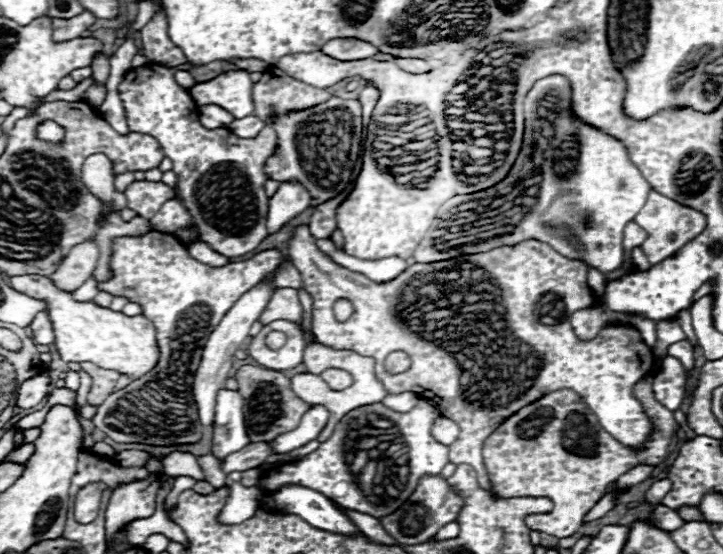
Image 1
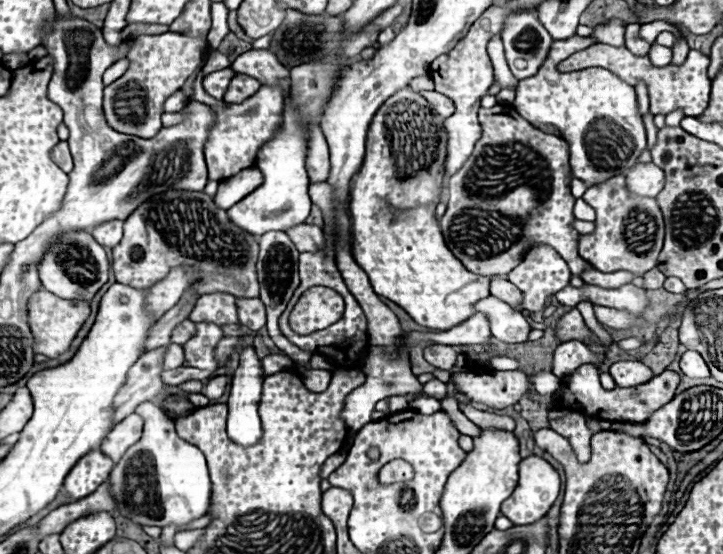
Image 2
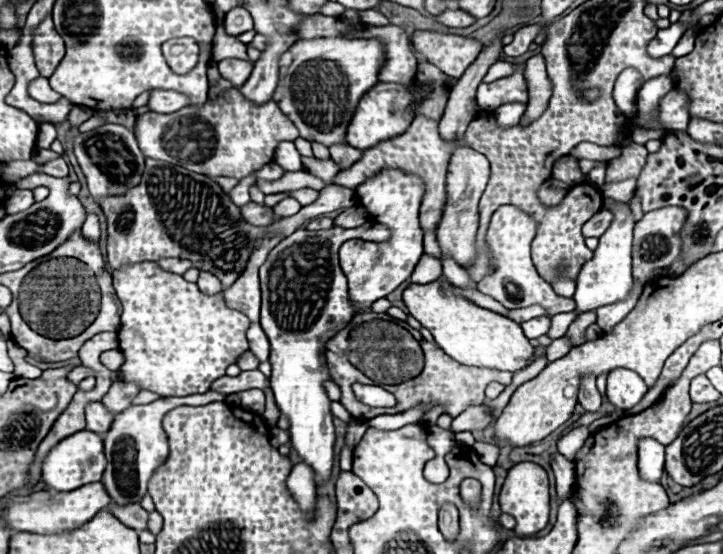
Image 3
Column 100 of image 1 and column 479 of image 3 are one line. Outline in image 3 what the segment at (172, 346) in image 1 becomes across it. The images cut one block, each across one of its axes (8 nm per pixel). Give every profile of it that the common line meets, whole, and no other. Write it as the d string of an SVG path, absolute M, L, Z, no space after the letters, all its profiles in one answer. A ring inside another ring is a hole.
M502 206L494 212L488 234L486 234L486 244L492 254L492 264L494 270L486 274L478 282L478 290L492 296L506 308L526 308L526 306L542 306L550 316L562 314L562 312L572 312L574 310L574 298L564 298L558 296L552 286L540 278L536 272L532 258L530 258L530 244L536 234L536 222L532 216L524 214L522 210L514 206ZM476 404L466 408L460 416L454 418L452 430L454 432L474 432L474 430L484 430L492 422L494 410L490 410L486 404Z

